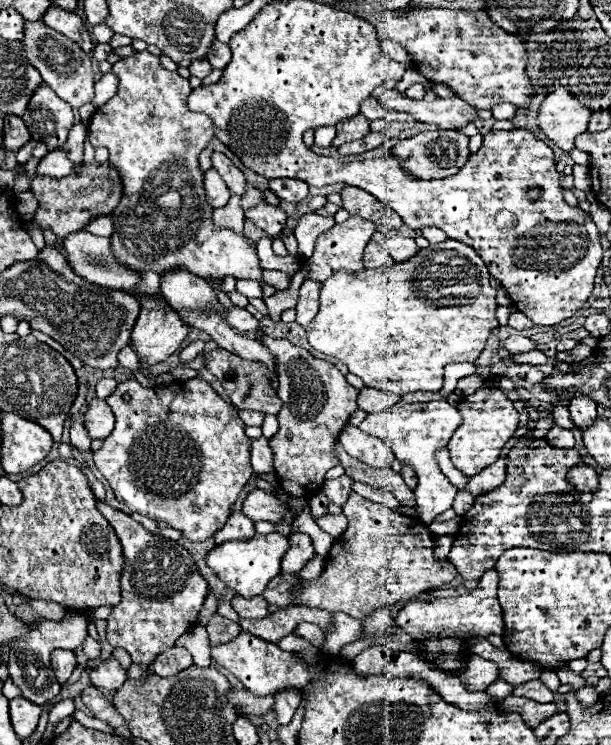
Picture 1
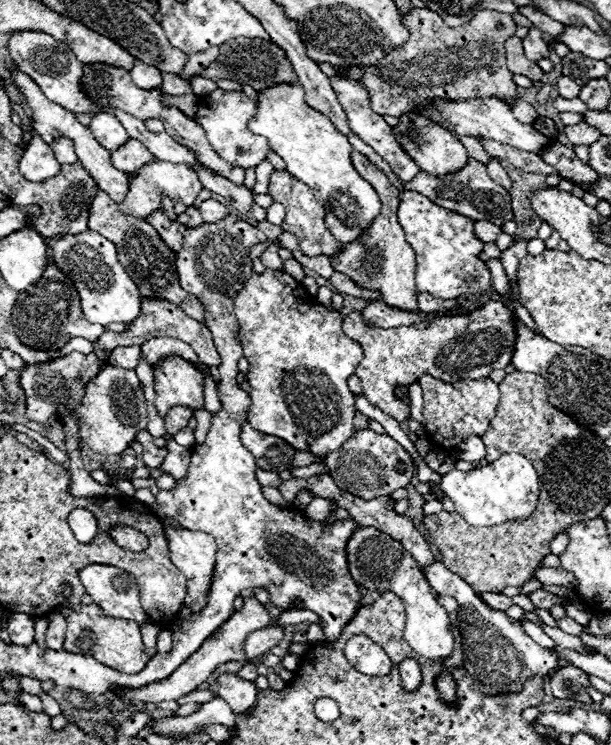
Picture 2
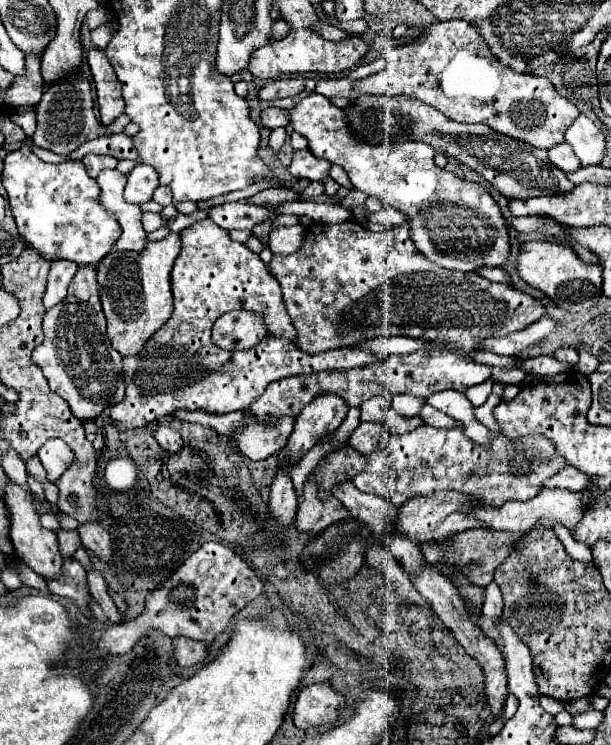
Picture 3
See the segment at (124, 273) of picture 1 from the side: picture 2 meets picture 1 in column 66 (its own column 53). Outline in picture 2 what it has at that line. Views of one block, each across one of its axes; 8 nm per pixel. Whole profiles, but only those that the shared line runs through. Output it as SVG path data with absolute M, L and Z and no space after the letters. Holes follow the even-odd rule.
M76 234L76 236L52 236L50 238L50 250L56 266L74 282L84 318L92 324L108 326L112 322L132 322L140 314L140 292L134 284L134 280L126 274L124 266L116 258L116 246L100 236L100 234Z

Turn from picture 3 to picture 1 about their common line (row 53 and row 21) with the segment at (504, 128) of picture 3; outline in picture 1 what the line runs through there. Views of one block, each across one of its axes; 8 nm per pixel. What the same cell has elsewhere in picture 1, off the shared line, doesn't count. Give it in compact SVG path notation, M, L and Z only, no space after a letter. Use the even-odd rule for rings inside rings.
M414 8L404 16L390 18L386 34L408 50L414 66L430 82L450 86L474 108L490 110L500 102L528 108L532 86L526 78L526 44L520 36L492 24L484 10Z

